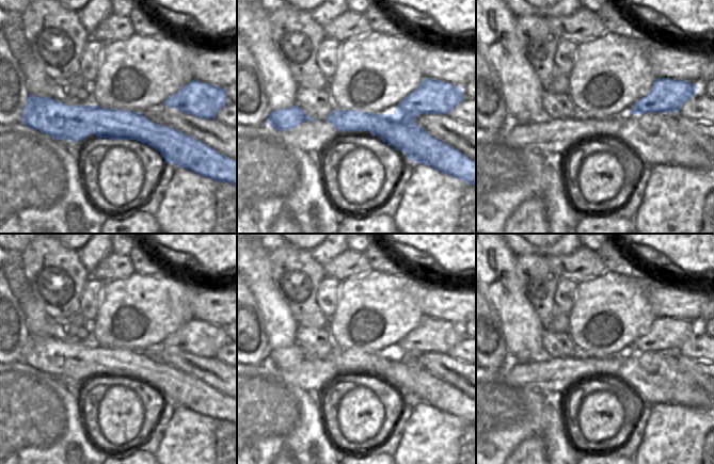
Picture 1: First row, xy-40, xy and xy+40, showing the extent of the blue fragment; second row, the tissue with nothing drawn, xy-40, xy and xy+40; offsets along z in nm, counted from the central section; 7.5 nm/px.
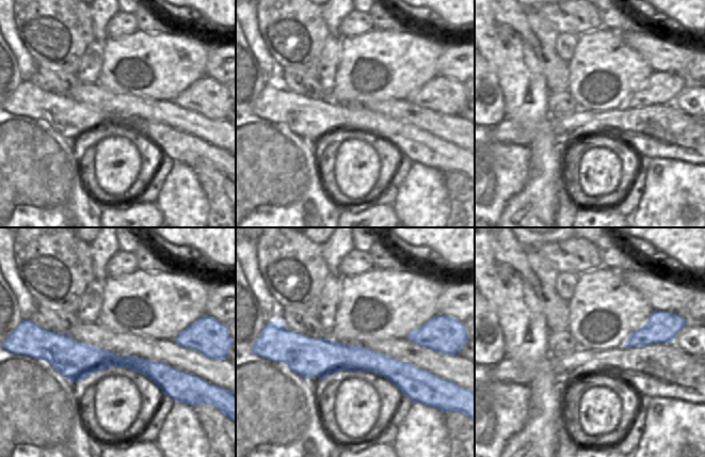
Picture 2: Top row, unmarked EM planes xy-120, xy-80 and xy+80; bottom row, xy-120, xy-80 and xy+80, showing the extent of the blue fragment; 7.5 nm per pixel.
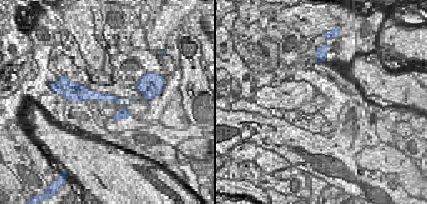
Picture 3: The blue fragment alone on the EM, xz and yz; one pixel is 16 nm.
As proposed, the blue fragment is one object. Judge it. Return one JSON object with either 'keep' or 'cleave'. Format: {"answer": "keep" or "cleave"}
{"answer": "cleave"}

